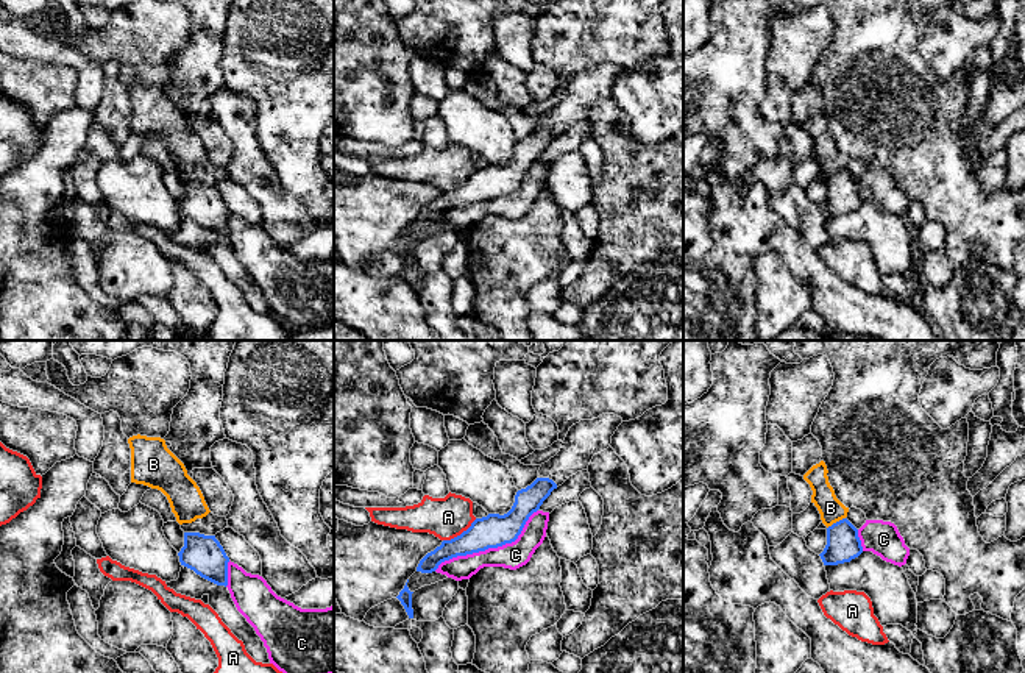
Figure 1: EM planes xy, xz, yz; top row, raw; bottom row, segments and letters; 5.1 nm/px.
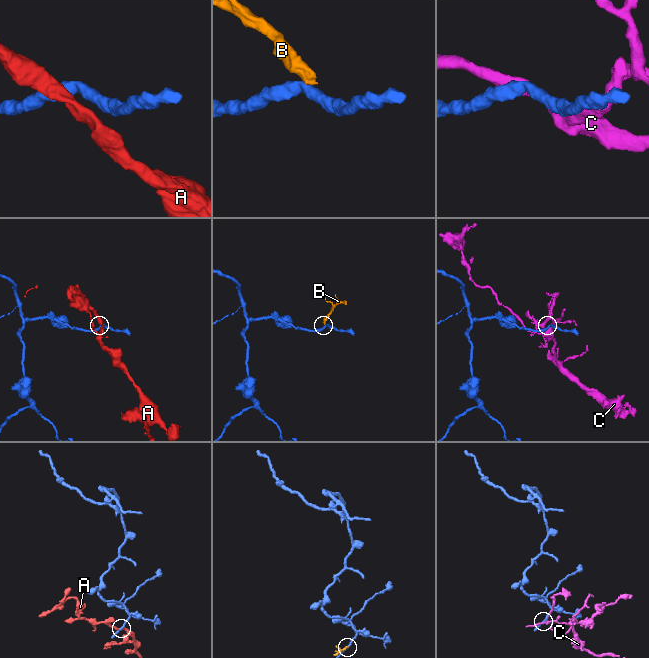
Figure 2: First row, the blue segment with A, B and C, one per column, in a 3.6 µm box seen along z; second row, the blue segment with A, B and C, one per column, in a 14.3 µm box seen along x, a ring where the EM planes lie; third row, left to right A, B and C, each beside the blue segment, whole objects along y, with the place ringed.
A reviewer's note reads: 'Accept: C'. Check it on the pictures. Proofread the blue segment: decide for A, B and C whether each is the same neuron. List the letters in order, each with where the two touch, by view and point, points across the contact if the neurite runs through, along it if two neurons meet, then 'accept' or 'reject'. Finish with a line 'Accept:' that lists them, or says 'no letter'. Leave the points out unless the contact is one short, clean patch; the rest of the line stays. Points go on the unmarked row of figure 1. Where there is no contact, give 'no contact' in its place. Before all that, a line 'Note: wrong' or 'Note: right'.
Note: wrong
A: xz (461, 185) | along xz (476, 169), (459, 185), (443, 191) | reject
B: yz (837, 172) | along yz (844, 167), (827, 178) | reject
C: xz (489, 197) | reject
Accept: no letter

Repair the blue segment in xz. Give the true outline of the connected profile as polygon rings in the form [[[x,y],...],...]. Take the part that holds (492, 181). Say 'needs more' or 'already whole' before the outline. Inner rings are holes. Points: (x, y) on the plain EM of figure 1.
already whole; [[[537,128],[530,136],[516,142],[515,153],[507,164],[488,164],[476,169],[460,186],[443,191],[440,197],[427,203],[420,211],[417,222],[432,223],[442,212],[452,208],[515,192],[529,167],[540,159],[554,139],[557,134],[552,130]]]

